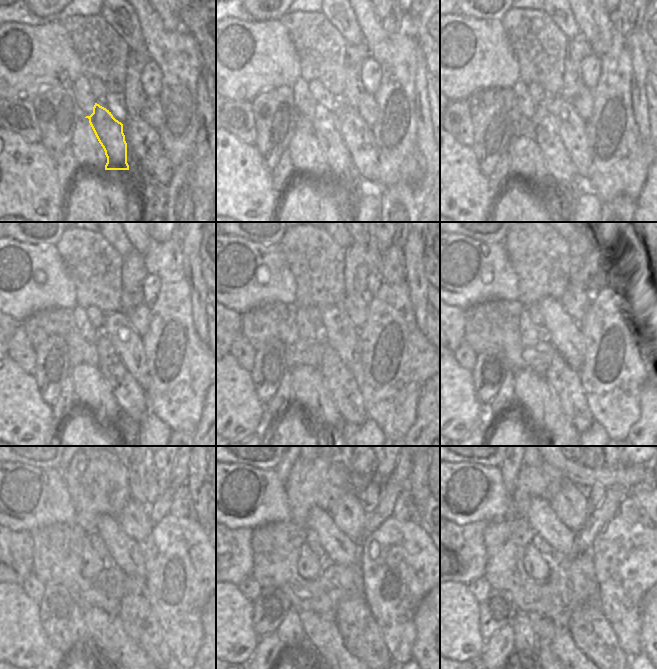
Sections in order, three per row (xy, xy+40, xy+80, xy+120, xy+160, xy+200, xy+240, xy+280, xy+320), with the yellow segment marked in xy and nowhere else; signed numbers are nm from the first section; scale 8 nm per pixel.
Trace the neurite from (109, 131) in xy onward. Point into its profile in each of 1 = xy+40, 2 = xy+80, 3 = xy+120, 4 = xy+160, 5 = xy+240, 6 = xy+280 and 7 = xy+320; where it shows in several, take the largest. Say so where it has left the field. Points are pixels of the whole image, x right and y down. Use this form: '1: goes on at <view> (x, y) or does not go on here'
1: goes on at xy+40 (337, 157)
2: goes on at xy+80 (548, 135)
3: goes on at xy+120 (115, 379)
4: goes on at xy+160 (337, 379)
5: goes on at xy+240 (129, 605)
6: goes on at xy+280 (359, 607)
7: goes on at xy+320 (584, 641)

